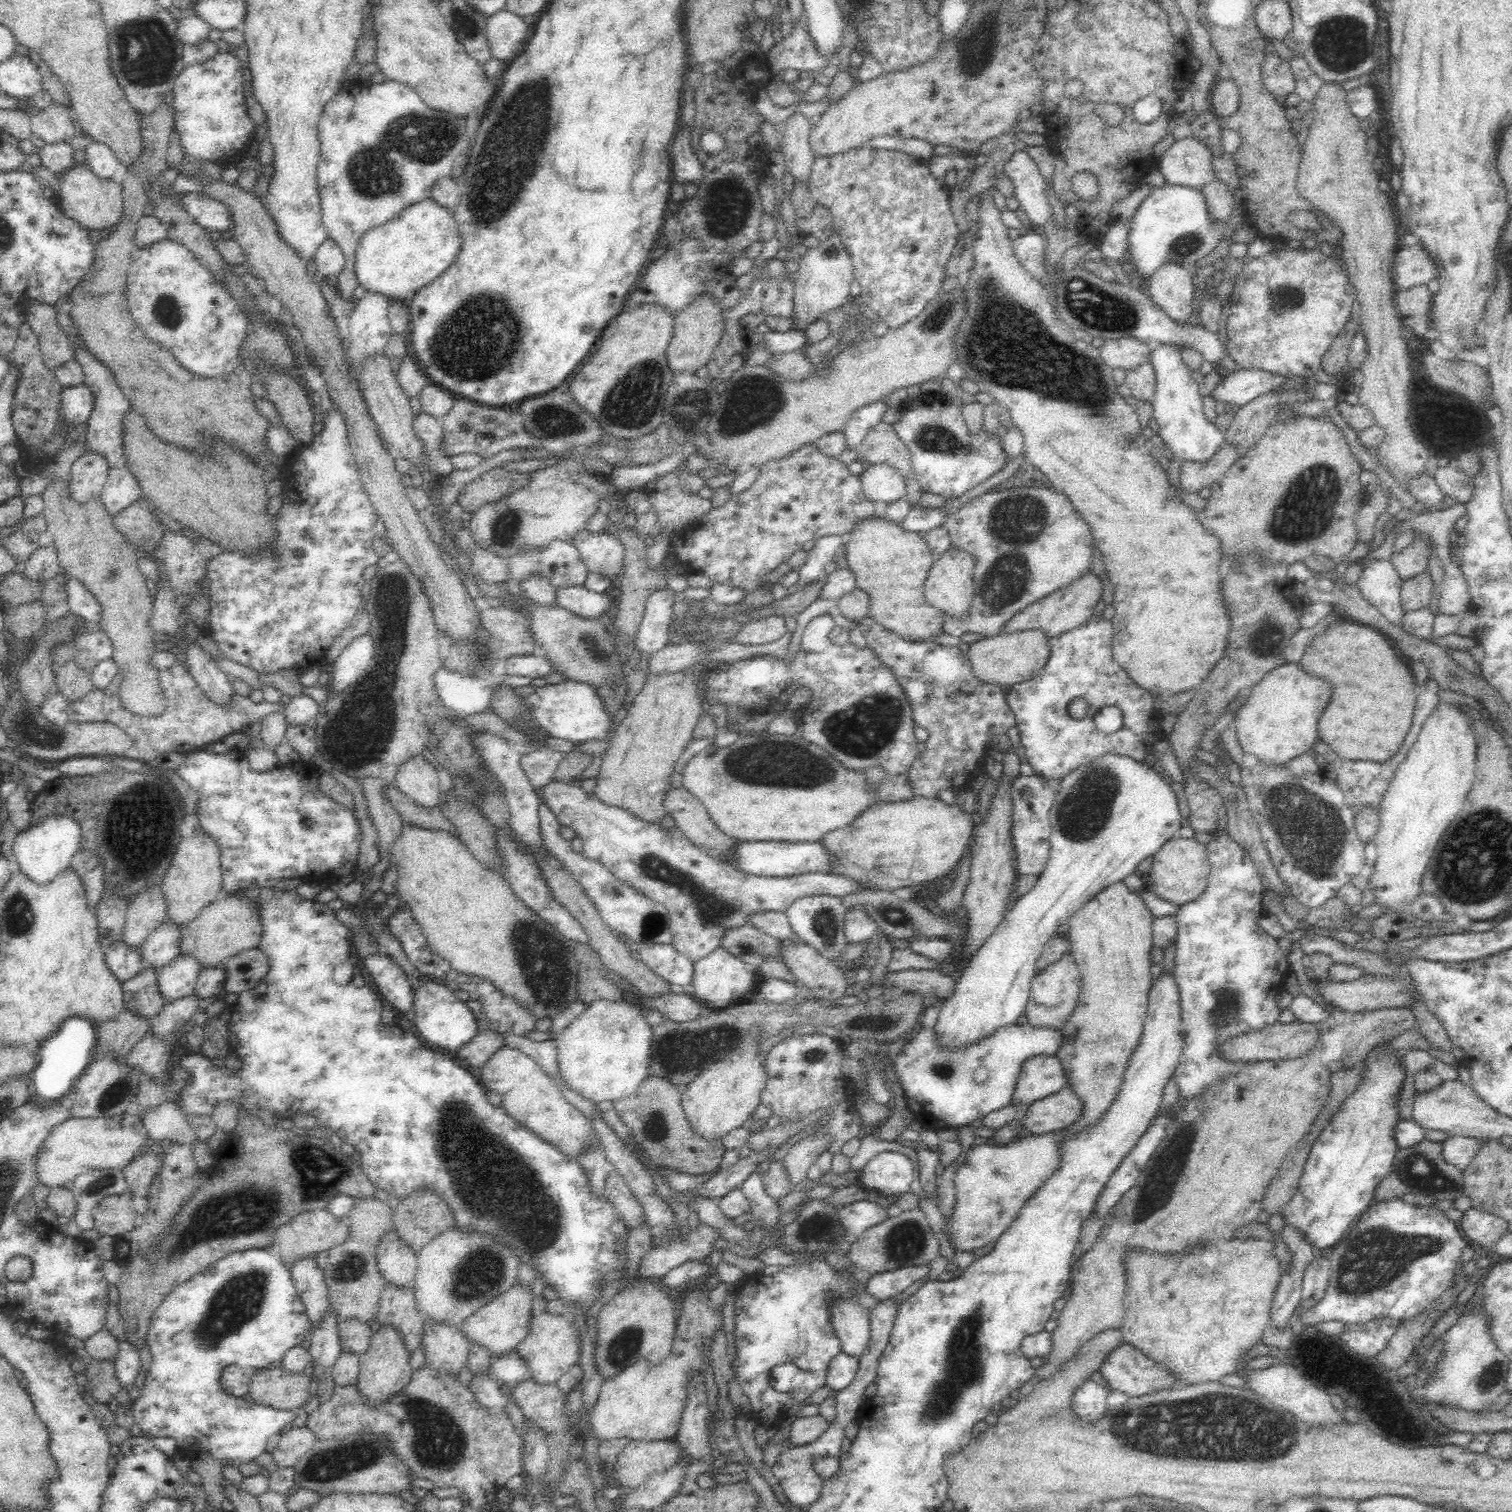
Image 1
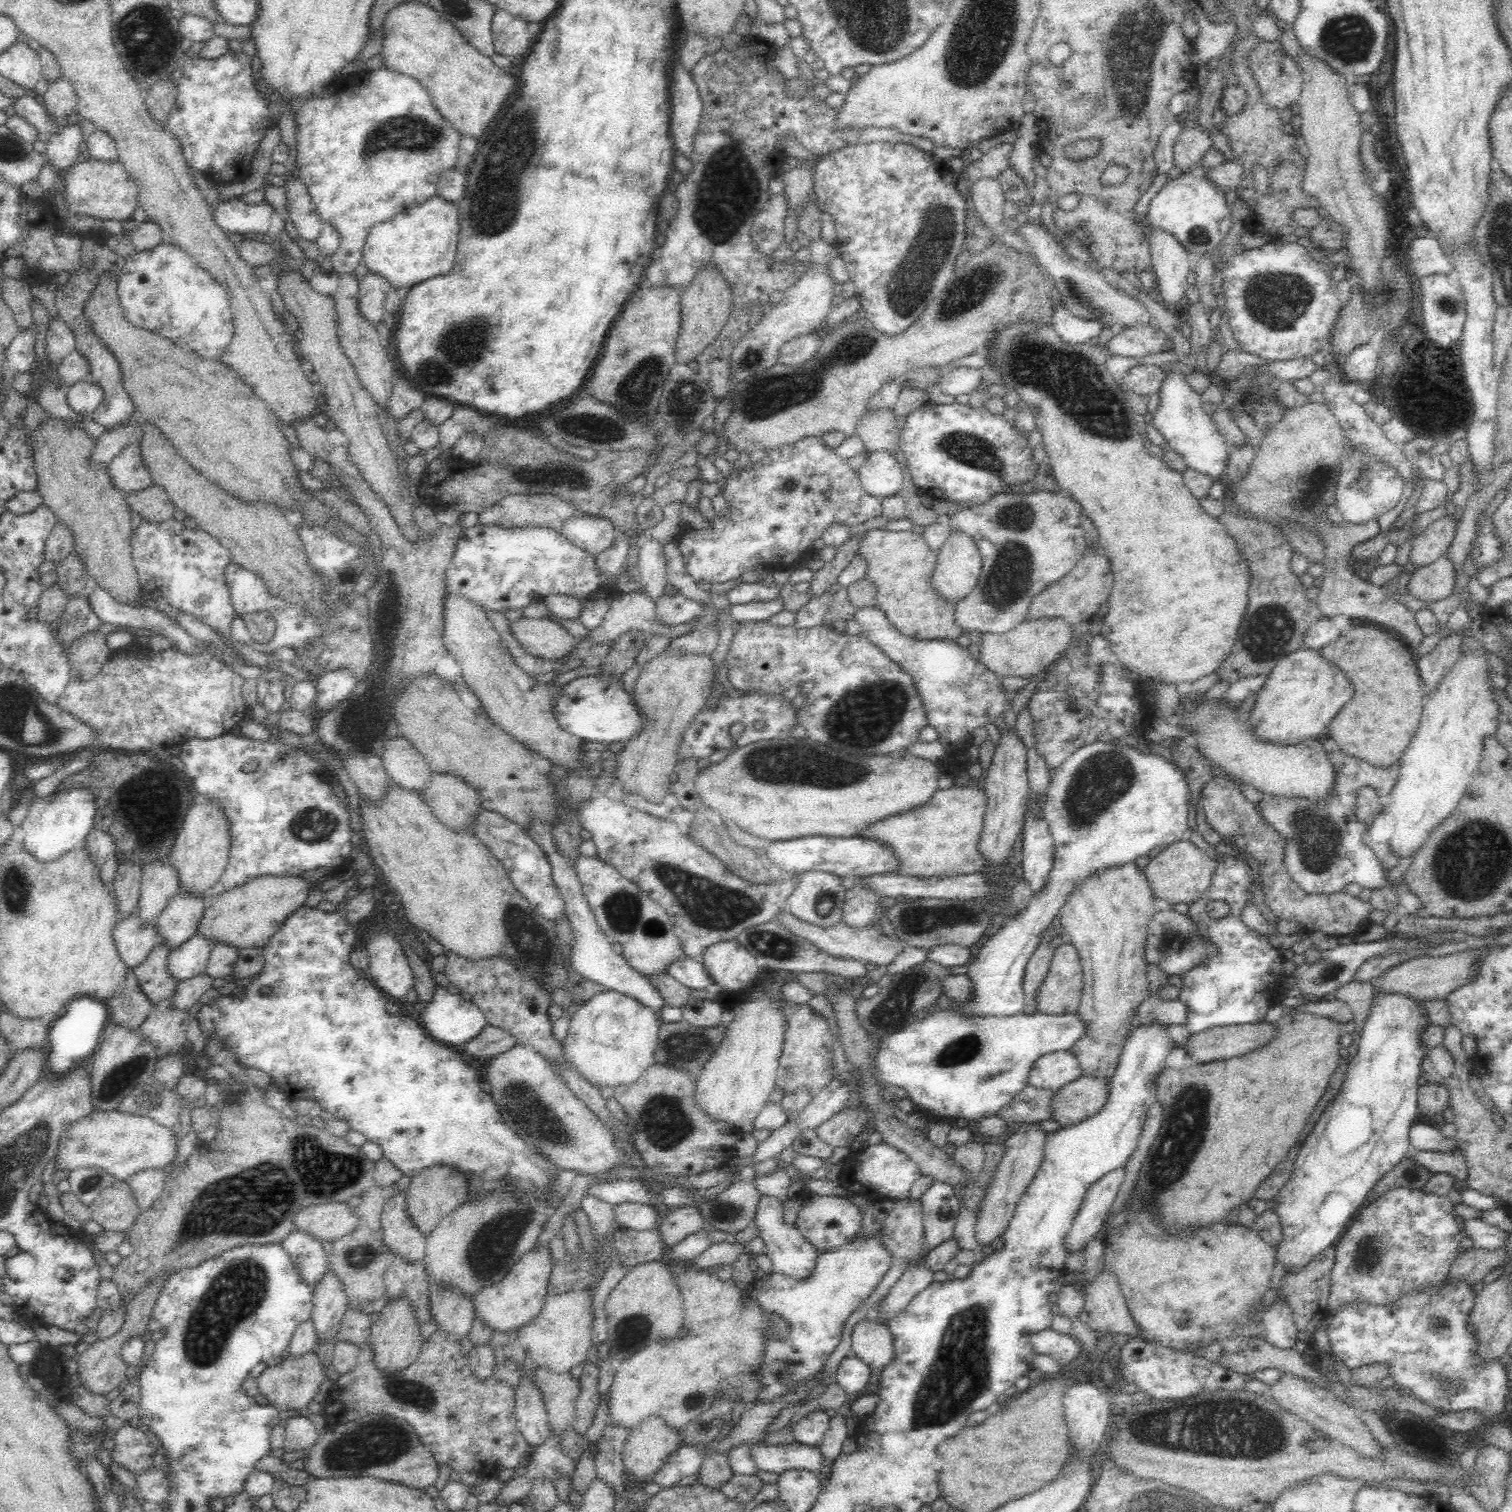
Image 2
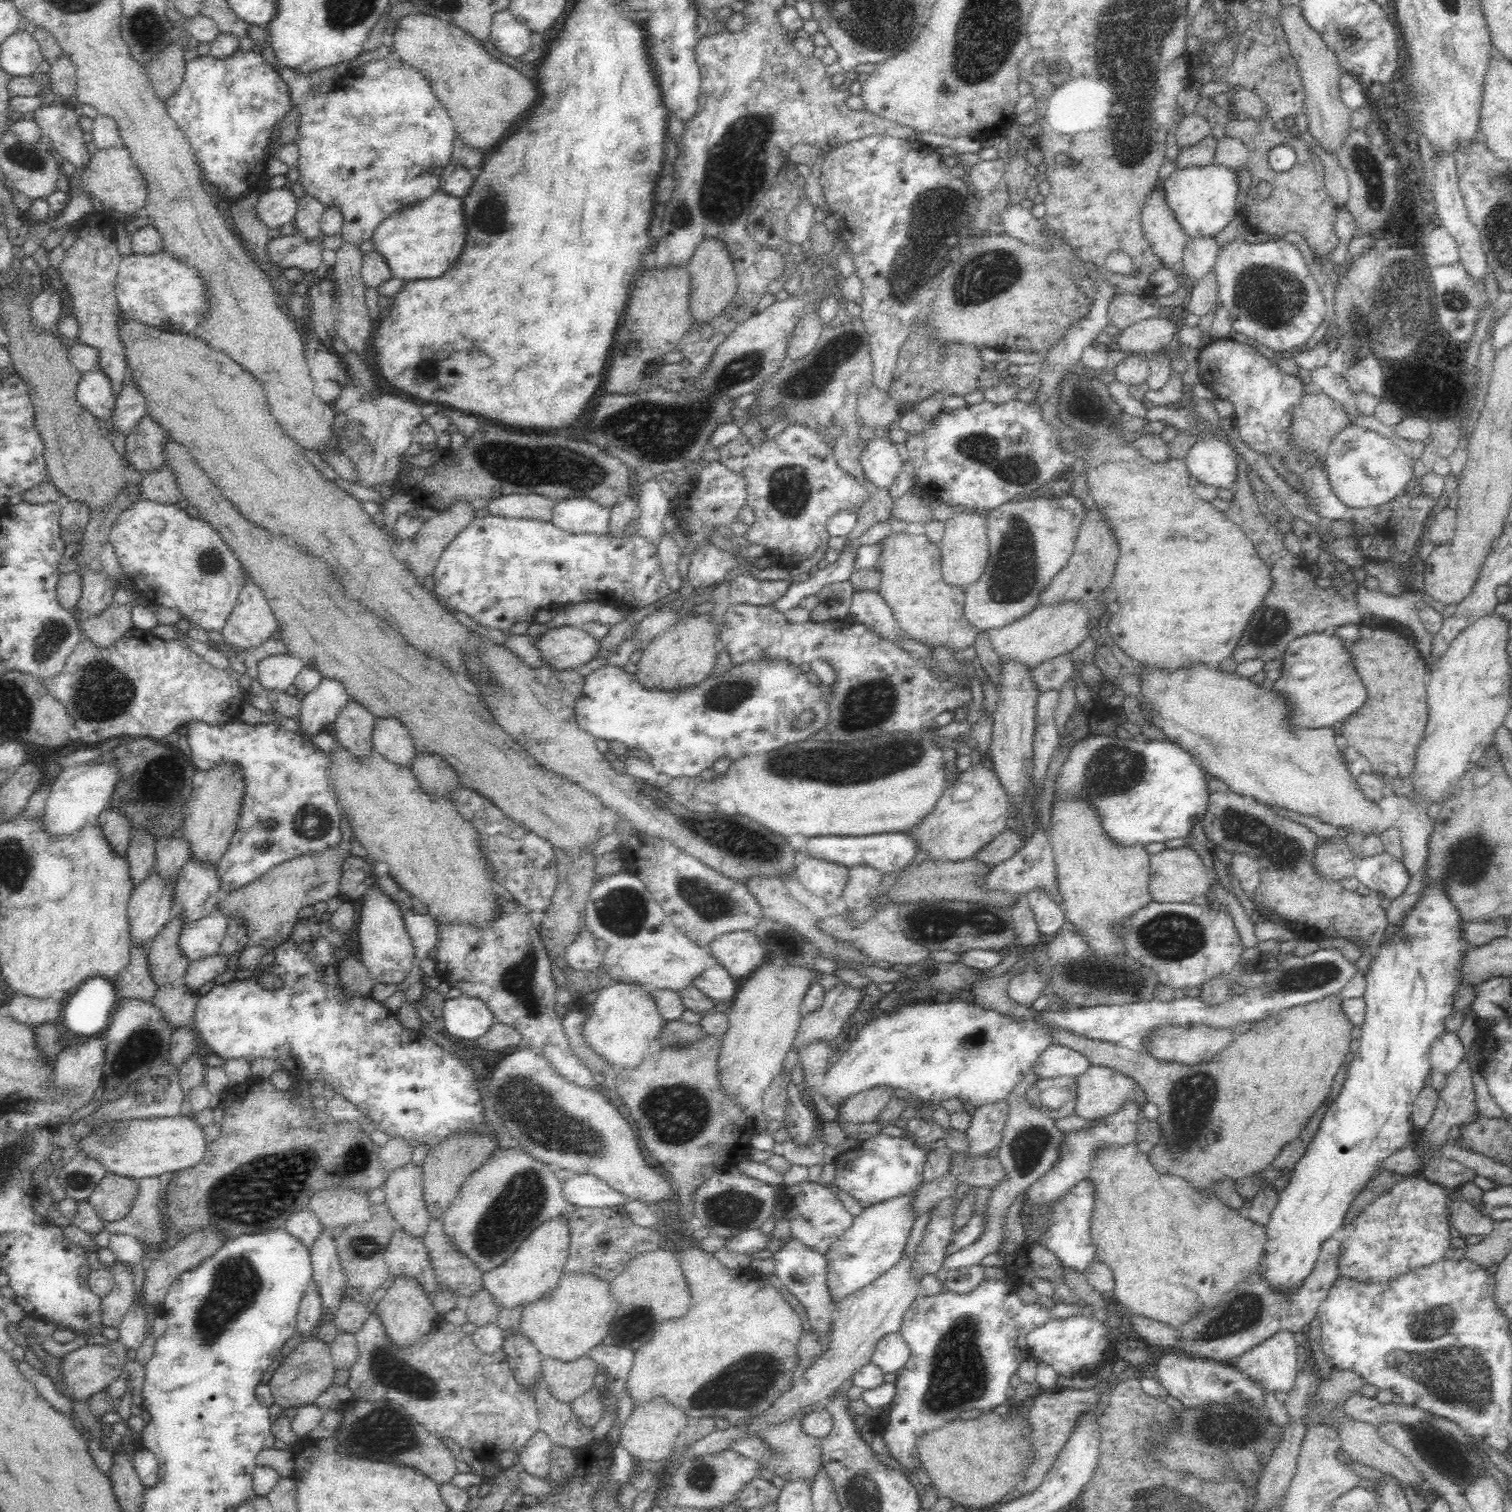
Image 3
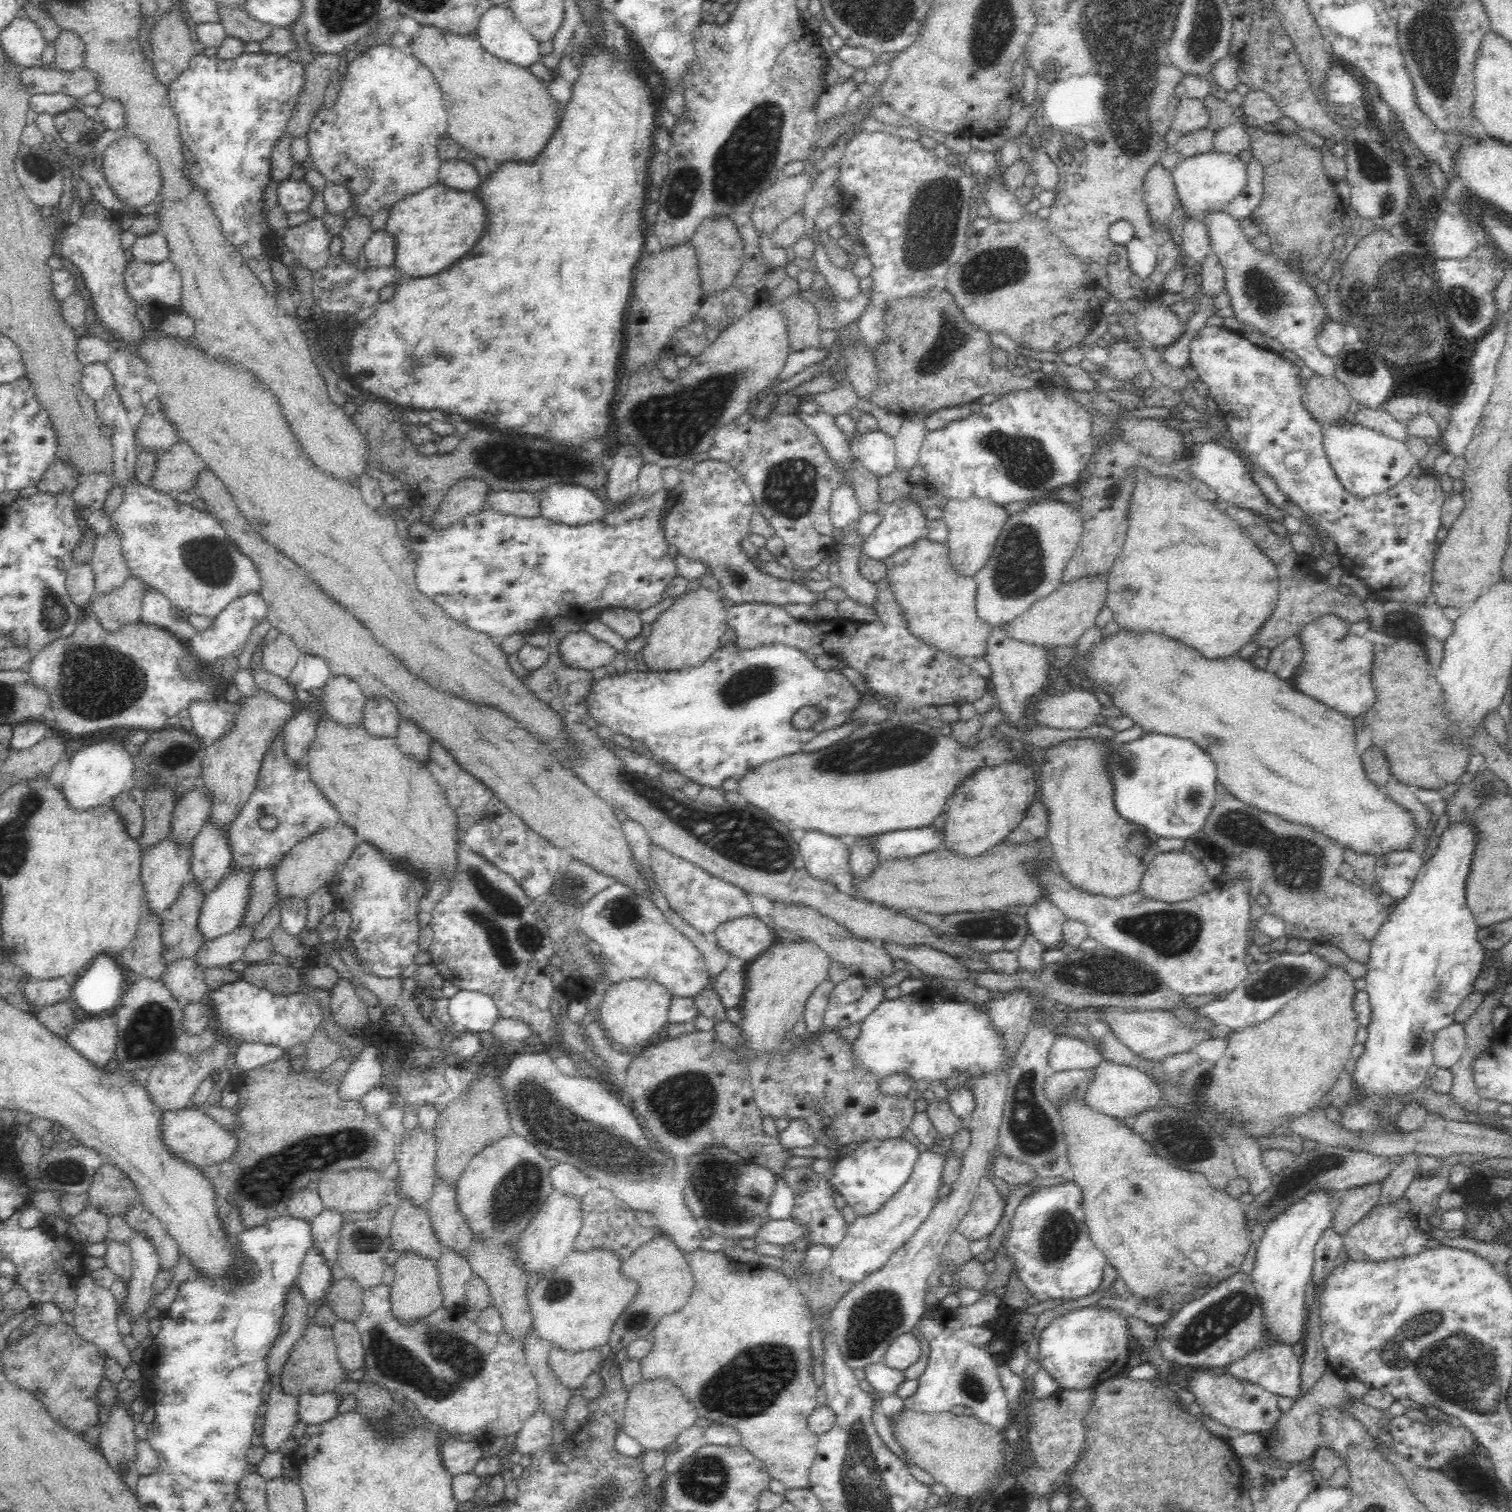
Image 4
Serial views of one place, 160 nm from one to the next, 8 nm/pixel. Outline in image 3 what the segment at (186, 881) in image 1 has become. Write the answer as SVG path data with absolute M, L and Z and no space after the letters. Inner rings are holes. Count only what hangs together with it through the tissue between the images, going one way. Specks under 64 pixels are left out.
M220 762L218 766L206 772L201 786L193 788L191 799L183 812L183 824L179 831L182 839L190 844L189 859L212 867L219 864L235 833L244 794L245 779L241 775L241 766L233 762Z

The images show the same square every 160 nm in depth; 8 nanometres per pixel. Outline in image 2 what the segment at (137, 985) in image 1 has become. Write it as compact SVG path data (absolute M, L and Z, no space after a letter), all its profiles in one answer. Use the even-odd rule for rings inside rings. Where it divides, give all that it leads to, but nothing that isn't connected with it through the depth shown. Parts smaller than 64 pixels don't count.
M156 945L146 961L133 969L141 992L154 1005L166 1004L176 993L177 982L167 974L170 955L166 945Z

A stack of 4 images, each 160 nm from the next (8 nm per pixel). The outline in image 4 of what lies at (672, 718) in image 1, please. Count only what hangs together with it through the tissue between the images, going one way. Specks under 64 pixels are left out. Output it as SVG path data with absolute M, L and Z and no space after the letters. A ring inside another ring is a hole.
M703 585L698 586L698 590L688 590L688 594L684 593L653 622L652 633L647 636L638 659L644 662L648 671L654 672L701 665L719 647L718 642L728 629L726 616L720 594L716 596Z

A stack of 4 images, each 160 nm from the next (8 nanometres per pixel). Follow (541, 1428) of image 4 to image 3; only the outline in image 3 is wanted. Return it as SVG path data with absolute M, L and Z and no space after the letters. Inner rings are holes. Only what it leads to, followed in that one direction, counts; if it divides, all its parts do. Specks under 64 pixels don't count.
M539 1430L528 1441L528 1444L517 1453L516 1462L524 1467L524 1471L528 1475L544 1481L546 1476L550 1476L552 1448L551 1441L544 1432Z

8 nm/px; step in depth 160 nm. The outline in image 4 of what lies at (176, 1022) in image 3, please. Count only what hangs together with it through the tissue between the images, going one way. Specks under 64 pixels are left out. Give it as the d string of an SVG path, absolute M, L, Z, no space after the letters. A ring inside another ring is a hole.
M193 958L174 961L162 974L161 982L183 1007L206 1000L210 990L205 984L204 972Z

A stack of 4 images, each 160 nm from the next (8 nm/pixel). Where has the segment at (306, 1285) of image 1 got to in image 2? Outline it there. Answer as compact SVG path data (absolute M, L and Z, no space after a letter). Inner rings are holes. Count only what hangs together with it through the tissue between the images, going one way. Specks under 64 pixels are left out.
M293 1229L290 1236L280 1244L289 1253L290 1260L301 1273L301 1279L309 1285L313 1292L318 1281L328 1271L328 1255L322 1249L321 1242L304 1231Z

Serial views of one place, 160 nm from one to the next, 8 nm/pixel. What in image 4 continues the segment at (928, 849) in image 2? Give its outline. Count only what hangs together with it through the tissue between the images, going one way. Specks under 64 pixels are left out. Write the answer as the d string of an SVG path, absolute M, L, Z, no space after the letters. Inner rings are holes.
M998 764L978 769L954 788L940 848L973 857L998 843L1031 842L1044 837L1048 815L1038 797L1042 799L1034 782L1034 772L1022 764Z

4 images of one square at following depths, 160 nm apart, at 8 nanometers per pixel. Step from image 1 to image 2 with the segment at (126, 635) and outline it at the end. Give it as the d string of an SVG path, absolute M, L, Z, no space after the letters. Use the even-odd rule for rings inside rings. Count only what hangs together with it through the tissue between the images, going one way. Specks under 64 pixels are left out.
M50 418L40 428L32 431L32 442L34 443L34 471L38 473L37 492L43 497L43 505L46 506L57 519L57 523L66 526L72 531L74 540L73 552L81 558L86 574L94 578L96 584L110 593L120 604L133 607L142 605L146 600L140 584L137 570L133 565L131 557L131 510L127 506L127 498L123 496L110 481L108 468L92 468L92 452L95 440L82 432L82 428L64 426L62 420Z

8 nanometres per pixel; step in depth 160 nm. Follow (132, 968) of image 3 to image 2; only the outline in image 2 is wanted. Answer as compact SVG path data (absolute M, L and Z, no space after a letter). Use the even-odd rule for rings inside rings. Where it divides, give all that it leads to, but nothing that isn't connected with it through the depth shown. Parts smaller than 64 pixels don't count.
M132 969L126 972L125 985L118 997L112 997L106 1002L108 1008L107 1030L114 1025L129 1026L131 1030L140 1030L146 1018L153 1009L153 1005L141 992Z

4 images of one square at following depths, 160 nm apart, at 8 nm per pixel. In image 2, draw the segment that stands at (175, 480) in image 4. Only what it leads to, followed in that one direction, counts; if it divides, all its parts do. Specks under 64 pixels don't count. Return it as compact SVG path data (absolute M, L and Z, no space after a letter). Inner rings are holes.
M150 486L132 496L127 496L127 506L144 521L160 522L173 518L174 504L167 493L158 486Z

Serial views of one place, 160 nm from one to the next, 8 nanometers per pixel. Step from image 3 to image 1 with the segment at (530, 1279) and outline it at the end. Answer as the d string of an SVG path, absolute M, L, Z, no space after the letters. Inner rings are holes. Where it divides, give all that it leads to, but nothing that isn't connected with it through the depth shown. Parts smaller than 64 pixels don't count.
M514 1285L499 1297L493 1298L487 1305L479 1308L473 1315L466 1319L460 1328L462 1335L471 1345L486 1349L491 1357L513 1353L518 1344L528 1336L532 1319L533 1297L530 1287Z

